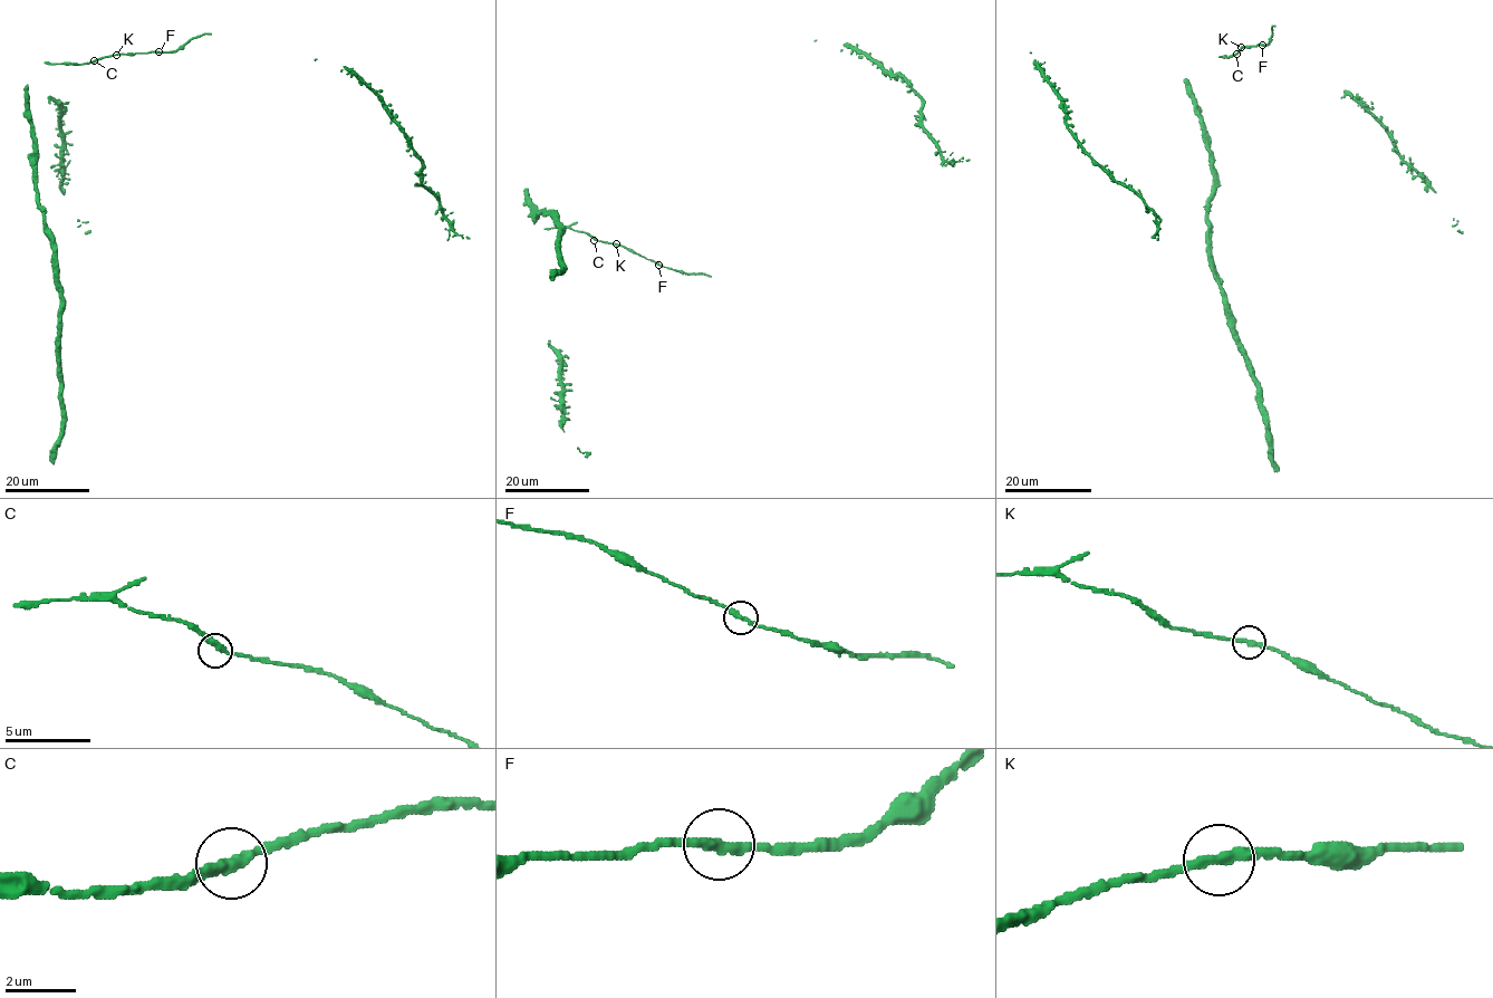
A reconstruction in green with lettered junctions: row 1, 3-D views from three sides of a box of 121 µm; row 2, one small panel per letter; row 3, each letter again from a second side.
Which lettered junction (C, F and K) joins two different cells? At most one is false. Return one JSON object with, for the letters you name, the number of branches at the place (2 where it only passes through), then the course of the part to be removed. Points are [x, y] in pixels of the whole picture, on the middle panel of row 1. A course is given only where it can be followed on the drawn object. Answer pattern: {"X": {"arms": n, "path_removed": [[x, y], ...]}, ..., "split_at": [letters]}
{"split_at": []}

